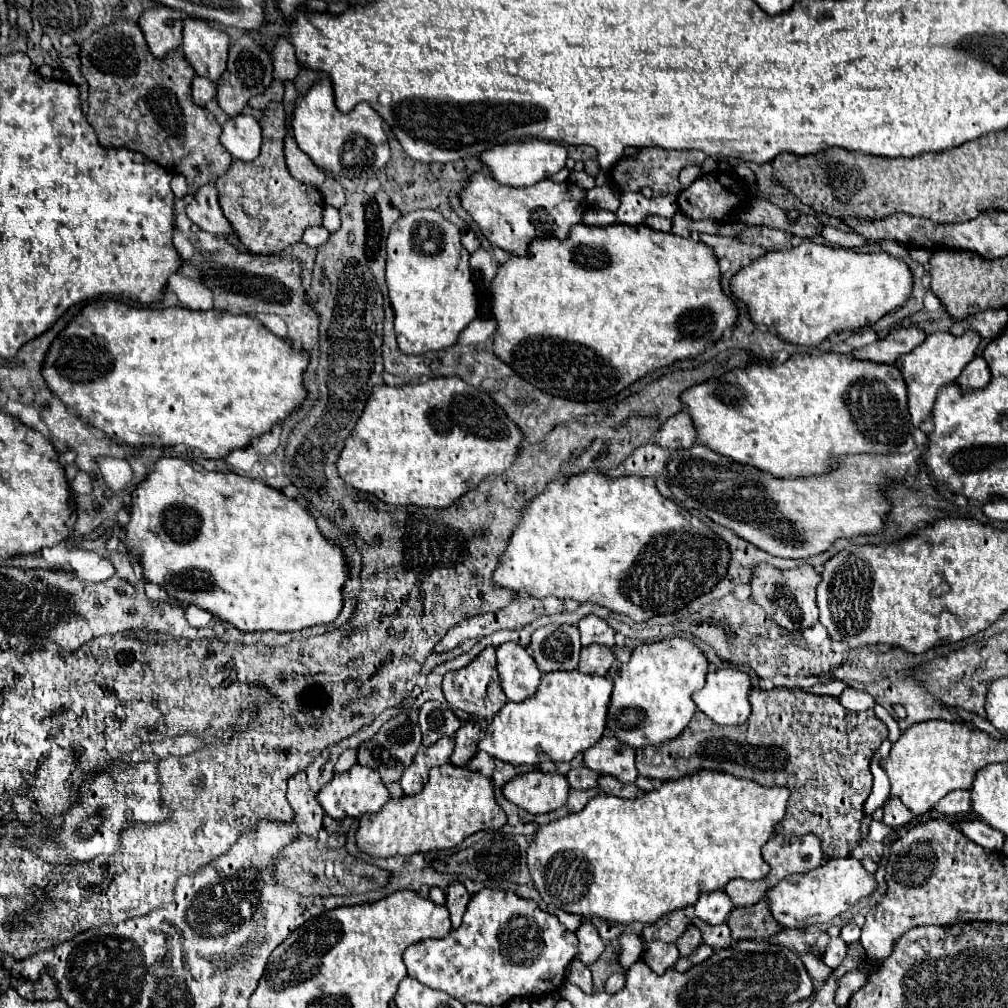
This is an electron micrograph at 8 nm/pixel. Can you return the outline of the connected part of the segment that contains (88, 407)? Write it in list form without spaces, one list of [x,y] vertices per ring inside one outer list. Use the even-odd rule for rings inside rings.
[[[98,300],[82,308],[82,312],[66,326],[66,330],[54,340],[50,346],[46,360],[44,360],[44,378],[50,386],[50,390],[74,412],[80,416],[88,418],[90,424],[98,430],[102,430],[106,436],[112,440],[130,444],[130,446],[176,446],[184,444],[186,448],[200,448],[204,458],[220,460],[226,458],[232,450],[236,448],[246,448],[250,446],[252,438],[258,438],[266,432],[272,430],[274,424],[286,420],[294,410],[302,406],[306,400],[308,392],[304,388],[304,370],[308,368],[310,354],[306,350],[296,350],[290,346],[286,338],[280,338],[272,334],[260,320],[246,316],[246,314],[230,314],[230,312],[220,312],[220,310],[188,310],[188,308],[166,308],[166,310],[156,310],[156,308],[136,308],[136,306],[126,306],[122,300]]]

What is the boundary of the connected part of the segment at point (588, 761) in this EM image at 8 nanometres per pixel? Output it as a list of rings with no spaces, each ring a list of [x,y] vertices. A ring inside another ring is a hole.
[[[602,736],[598,744],[584,752],[584,764],[596,772],[612,774],[618,780],[632,784],[638,778],[634,754],[636,750],[632,746],[622,746],[616,738]]]

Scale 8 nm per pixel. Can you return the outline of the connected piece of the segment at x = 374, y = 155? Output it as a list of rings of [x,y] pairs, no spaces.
[[[330,78],[314,82],[310,90],[296,102],[292,128],[298,148],[306,152],[316,166],[322,170],[332,170],[340,176],[354,178],[362,174],[374,174],[390,160],[382,116],[368,102],[358,104],[348,114],[342,114],[334,104],[334,88]]]

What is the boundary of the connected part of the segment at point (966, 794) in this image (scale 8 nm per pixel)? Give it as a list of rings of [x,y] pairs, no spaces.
[[[954,790],[954,792],[946,794],[946,796],[936,804],[936,810],[938,810],[942,816],[948,816],[948,818],[954,818],[954,816],[972,812],[970,790]]]

